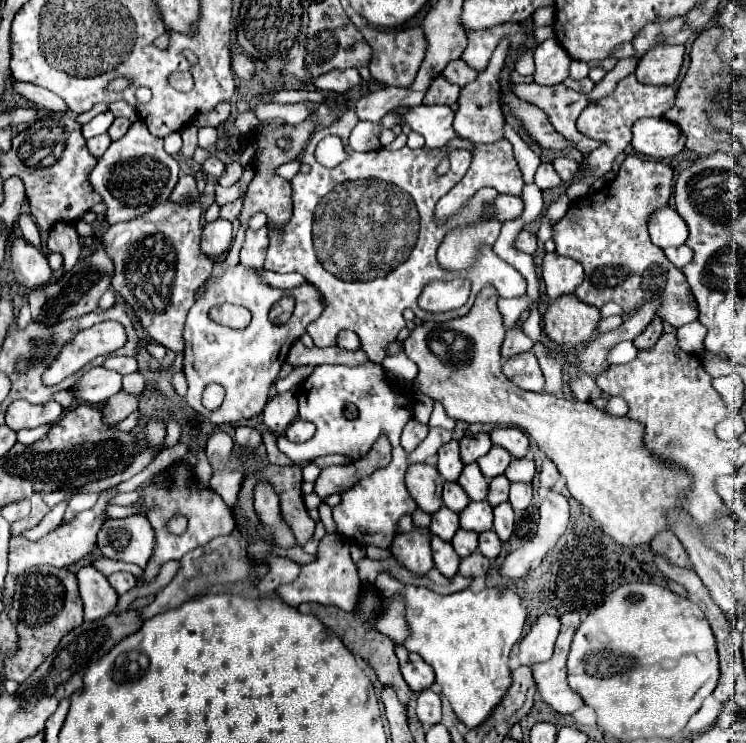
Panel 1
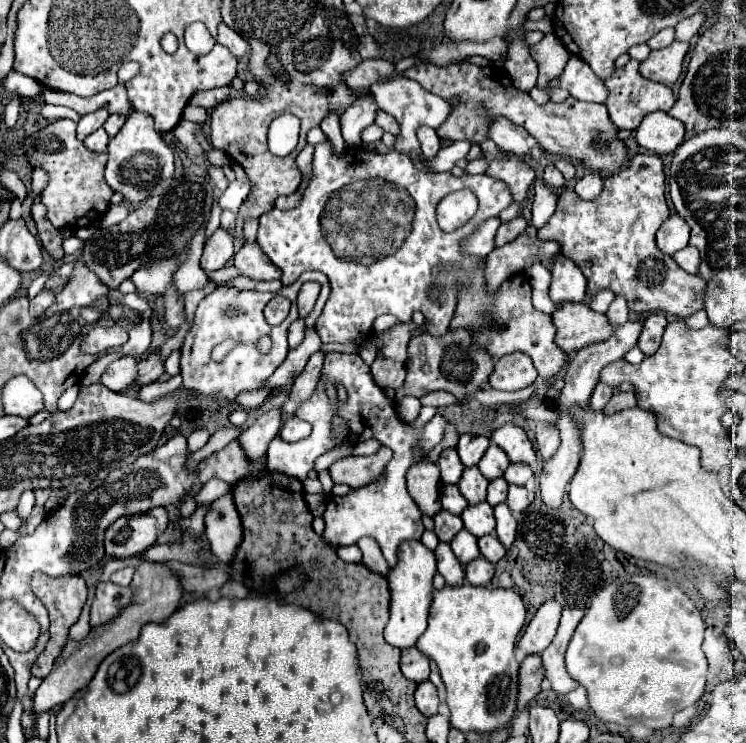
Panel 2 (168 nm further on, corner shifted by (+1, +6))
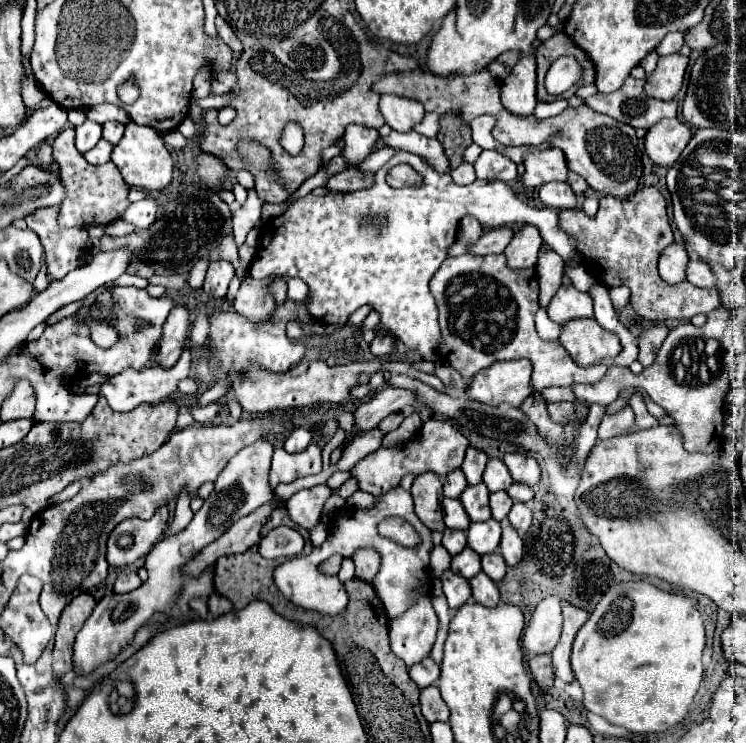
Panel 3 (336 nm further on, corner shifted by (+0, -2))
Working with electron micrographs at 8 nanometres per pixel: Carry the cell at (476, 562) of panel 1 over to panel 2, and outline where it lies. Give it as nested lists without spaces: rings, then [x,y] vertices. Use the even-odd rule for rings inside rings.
[[[478,557],[478,559],[472,559],[470,563],[466,563],[464,571],[466,571],[466,581],[468,583],[472,583],[472,585],[488,585],[492,575],[494,575],[494,565],[488,563],[488,559]]]

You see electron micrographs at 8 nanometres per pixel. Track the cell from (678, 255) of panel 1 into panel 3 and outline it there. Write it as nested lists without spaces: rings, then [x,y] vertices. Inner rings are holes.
[[[689,261],[687,281],[697,287],[715,287],[715,275],[711,267],[707,267],[707,263],[703,261]]]

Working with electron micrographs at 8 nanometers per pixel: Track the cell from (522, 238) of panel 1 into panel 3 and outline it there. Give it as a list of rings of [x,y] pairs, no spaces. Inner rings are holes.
[[[499,227],[499,229],[485,231],[485,233],[469,247],[469,253],[473,253],[473,255],[503,253],[505,247],[509,245],[511,237],[513,237],[513,229],[511,229],[511,227]]]

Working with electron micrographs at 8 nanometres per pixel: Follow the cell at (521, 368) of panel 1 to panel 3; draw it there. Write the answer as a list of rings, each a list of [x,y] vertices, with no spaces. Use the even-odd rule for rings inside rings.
[[[513,359],[503,363],[493,363],[491,367],[479,371],[471,377],[465,393],[479,403],[489,405],[515,405],[519,407],[531,391],[531,361]]]

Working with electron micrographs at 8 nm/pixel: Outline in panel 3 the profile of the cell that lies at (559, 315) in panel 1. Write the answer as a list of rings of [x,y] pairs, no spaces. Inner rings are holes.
[[[573,319],[571,323],[565,323],[559,343],[581,367],[591,367],[607,357],[617,357],[623,349],[619,337],[603,329],[595,319]]]

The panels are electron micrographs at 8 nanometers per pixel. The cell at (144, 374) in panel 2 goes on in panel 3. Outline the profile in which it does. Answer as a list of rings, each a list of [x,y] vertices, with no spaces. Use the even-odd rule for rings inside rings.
[[[177,305],[171,309],[167,323],[163,327],[163,339],[159,343],[159,353],[155,357],[157,365],[161,367],[173,367],[187,345],[189,339],[189,309],[183,305]]]

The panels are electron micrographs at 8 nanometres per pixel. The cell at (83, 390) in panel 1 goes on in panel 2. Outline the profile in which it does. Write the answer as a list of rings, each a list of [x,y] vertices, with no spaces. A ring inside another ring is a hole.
[[[122,357],[106,367],[104,375],[100,377],[100,383],[106,385],[110,391],[122,393],[130,391],[134,377],[136,377],[136,361],[132,357]]]

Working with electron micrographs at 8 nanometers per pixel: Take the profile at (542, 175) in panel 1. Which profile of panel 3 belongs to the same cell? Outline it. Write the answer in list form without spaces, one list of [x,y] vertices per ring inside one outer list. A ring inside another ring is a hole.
[[[559,181],[545,183],[539,189],[539,199],[543,201],[545,207],[551,207],[557,211],[577,207],[577,199],[575,199],[575,193],[571,191],[571,187],[567,183],[559,183]]]

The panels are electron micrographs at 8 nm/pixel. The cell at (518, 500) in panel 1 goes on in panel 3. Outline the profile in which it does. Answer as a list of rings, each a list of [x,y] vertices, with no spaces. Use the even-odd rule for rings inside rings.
[[[515,503],[511,507],[507,519],[519,531],[519,535],[525,535],[529,531],[529,527],[531,527],[531,509],[525,503]]]

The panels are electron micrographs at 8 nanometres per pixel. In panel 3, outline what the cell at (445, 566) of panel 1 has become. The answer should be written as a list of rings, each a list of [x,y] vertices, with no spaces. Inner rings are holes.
[[[445,571],[443,579],[443,593],[447,597],[447,603],[449,603],[449,609],[459,609],[461,605],[467,603],[467,599],[471,597],[471,587],[469,587],[469,581],[463,579],[461,575],[455,575],[451,571]]]

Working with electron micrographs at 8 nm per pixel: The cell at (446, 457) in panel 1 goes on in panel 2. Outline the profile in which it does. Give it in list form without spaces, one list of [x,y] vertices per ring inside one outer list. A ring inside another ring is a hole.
[[[456,449],[442,451],[442,455],[438,459],[438,467],[440,467],[440,473],[442,473],[442,481],[444,483],[458,483],[460,481],[460,475],[464,471],[464,465],[458,459]]]

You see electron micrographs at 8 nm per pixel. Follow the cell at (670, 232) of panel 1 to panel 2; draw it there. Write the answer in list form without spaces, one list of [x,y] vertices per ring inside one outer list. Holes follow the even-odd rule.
[[[672,213],[672,215],[662,223],[662,227],[658,229],[658,233],[656,233],[656,243],[658,243],[658,247],[660,247],[666,255],[672,255],[674,251],[680,251],[682,247],[688,245],[688,237],[690,237],[690,227],[688,227],[688,223],[686,223],[678,213]]]

